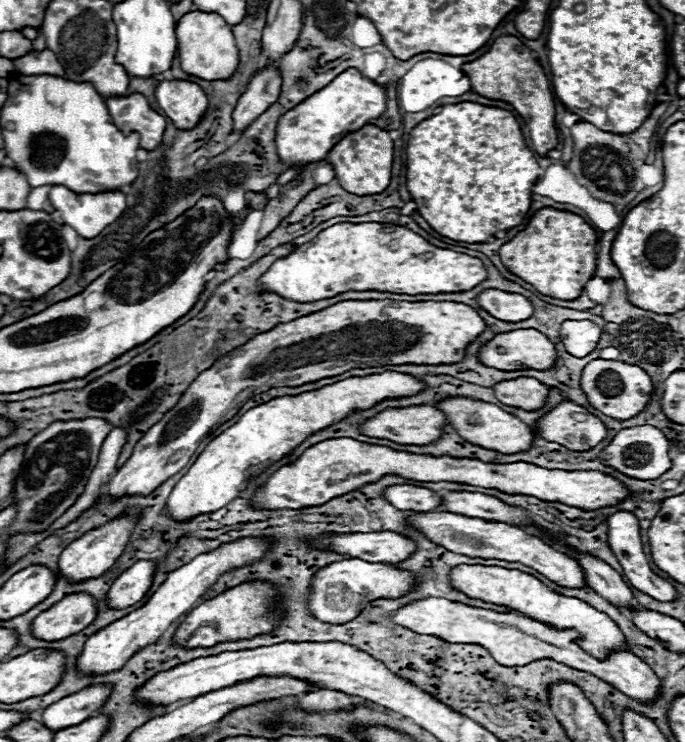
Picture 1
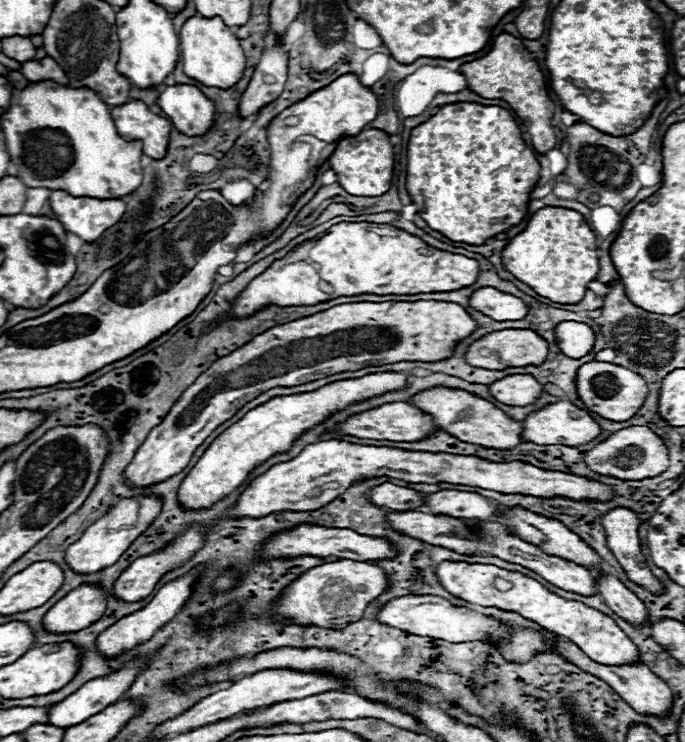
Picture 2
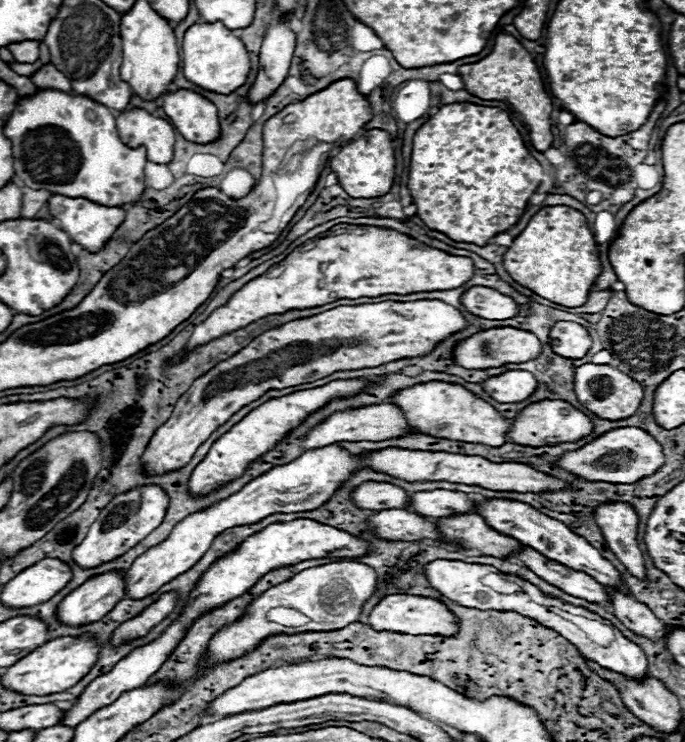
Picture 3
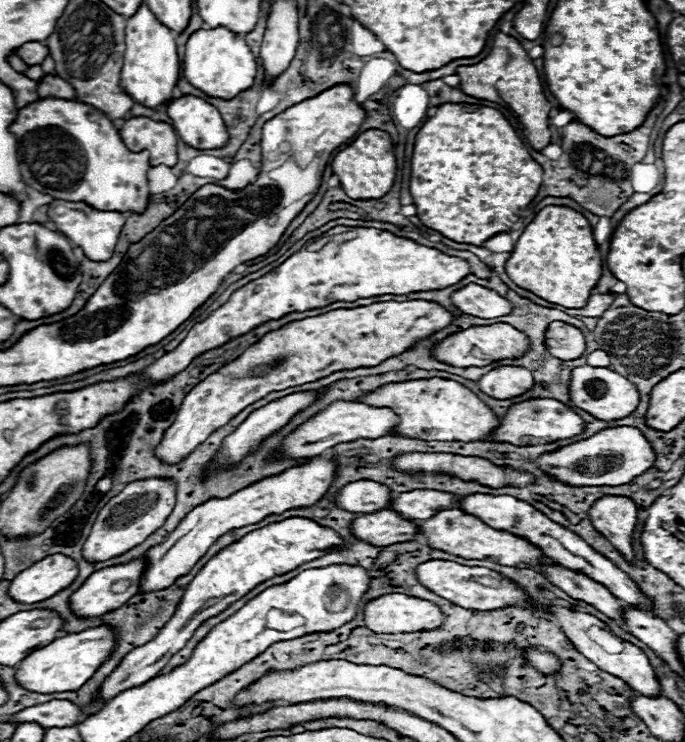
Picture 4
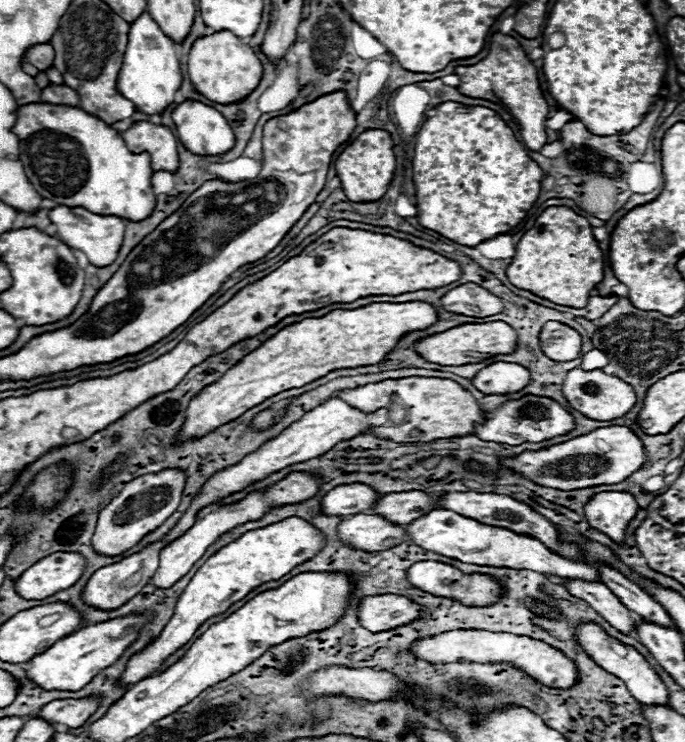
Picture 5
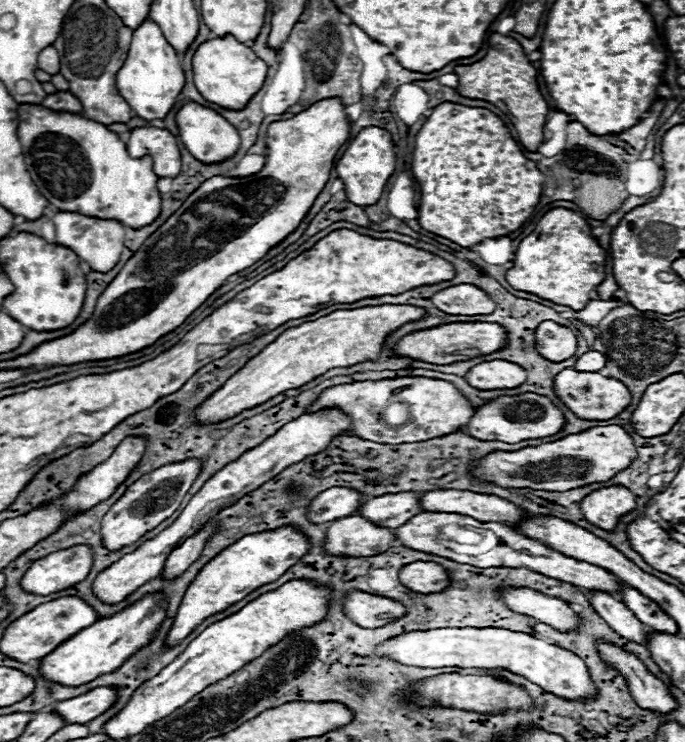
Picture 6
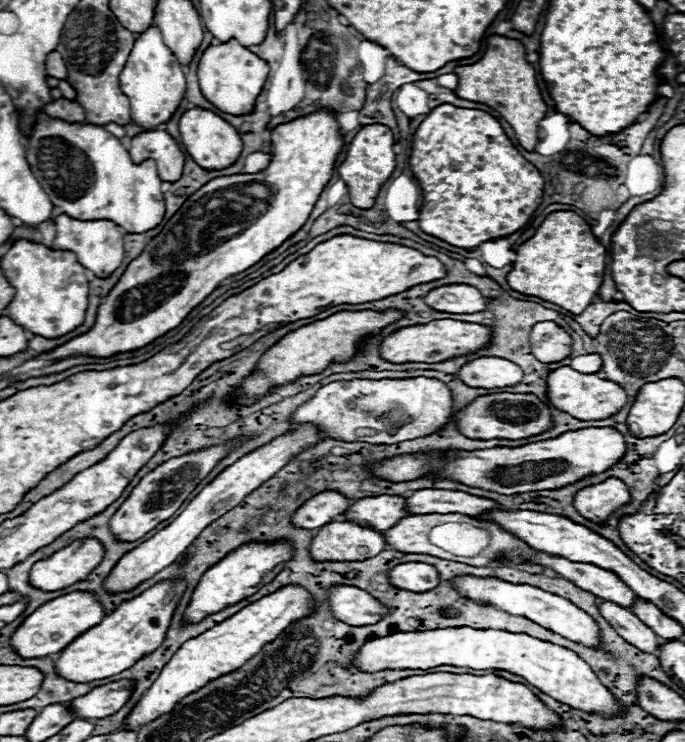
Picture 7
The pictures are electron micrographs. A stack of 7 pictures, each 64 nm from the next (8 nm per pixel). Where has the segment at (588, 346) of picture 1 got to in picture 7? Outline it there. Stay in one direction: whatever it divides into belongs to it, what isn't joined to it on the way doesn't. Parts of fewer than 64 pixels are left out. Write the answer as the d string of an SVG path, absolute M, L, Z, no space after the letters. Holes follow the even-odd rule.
M538 322L530 330L530 352L544 364L560 362L572 352L572 338L556 322Z

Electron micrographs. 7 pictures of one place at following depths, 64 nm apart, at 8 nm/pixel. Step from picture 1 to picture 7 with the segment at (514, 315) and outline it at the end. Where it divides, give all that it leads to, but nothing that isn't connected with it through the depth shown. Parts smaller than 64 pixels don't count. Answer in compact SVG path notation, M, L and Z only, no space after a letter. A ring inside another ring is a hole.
M446 284L432 288L424 296L424 302L432 310L450 312L450 314L472 314L472 312L482 312L486 308L482 294L468 284Z

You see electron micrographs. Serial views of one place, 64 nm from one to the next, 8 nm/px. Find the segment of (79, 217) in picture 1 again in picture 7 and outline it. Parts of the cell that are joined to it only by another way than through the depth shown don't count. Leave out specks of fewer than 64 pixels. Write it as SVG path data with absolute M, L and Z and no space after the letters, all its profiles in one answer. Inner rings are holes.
M58 216L54 220L56 224L56 238L52 248L54 250L70 250L76 254L78 262L92 270L98 278L110 276L116 268L120 268L122 258L124 258L124 242L122 242L122 232L120 226L112 224L110 220L72 220L70 216Z

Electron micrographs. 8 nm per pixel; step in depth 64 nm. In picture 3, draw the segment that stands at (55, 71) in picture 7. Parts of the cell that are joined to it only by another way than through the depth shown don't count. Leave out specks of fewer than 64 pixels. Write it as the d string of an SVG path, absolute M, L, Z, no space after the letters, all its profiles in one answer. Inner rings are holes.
M24 40L20 44L10 44L8 50L14 54L18 62L28 62L28 64L36 62L40 56L40 46L36 40Z

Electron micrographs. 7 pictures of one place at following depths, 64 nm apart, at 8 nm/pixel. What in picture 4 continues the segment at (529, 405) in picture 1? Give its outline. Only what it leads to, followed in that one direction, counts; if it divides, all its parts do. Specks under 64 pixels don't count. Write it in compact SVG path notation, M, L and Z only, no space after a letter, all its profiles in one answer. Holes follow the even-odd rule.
M498 366L484 374L476 384L484 394L498 400L506 400L520 396L528 388L532 388L534 378L532 372L522 366Z

